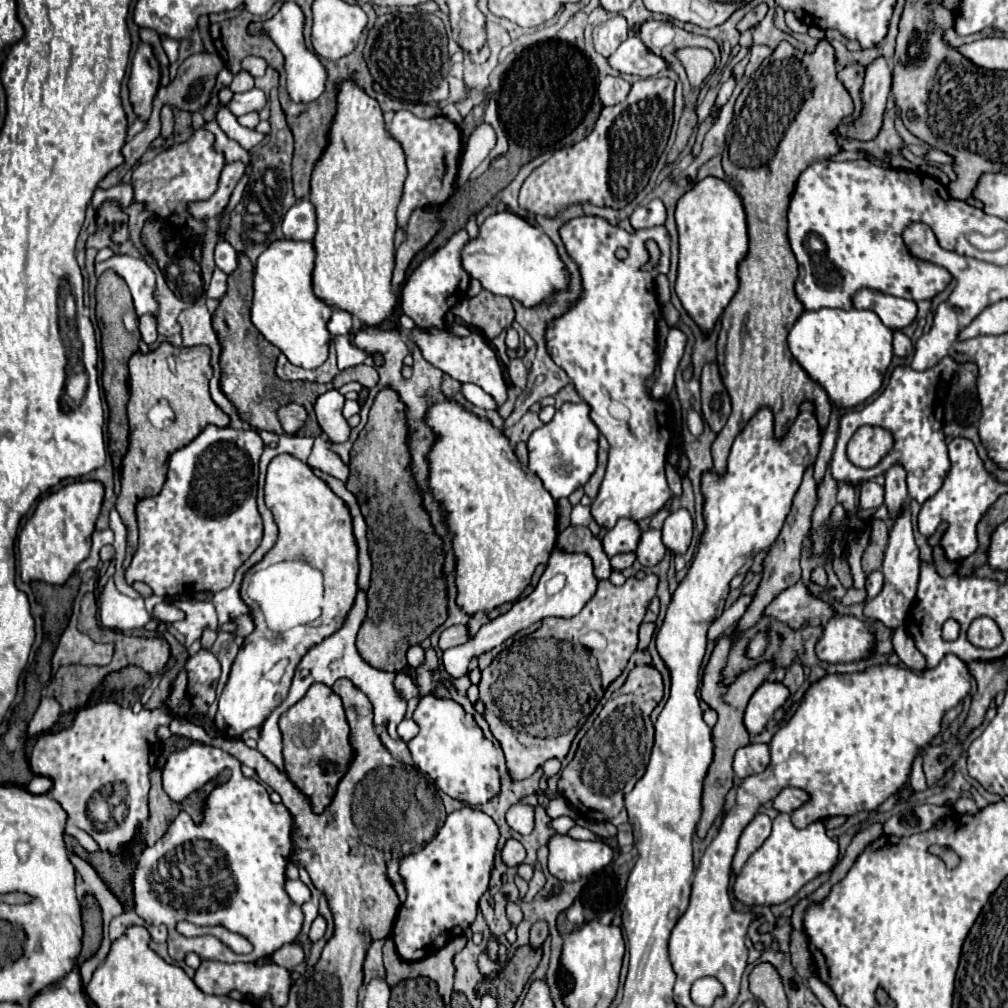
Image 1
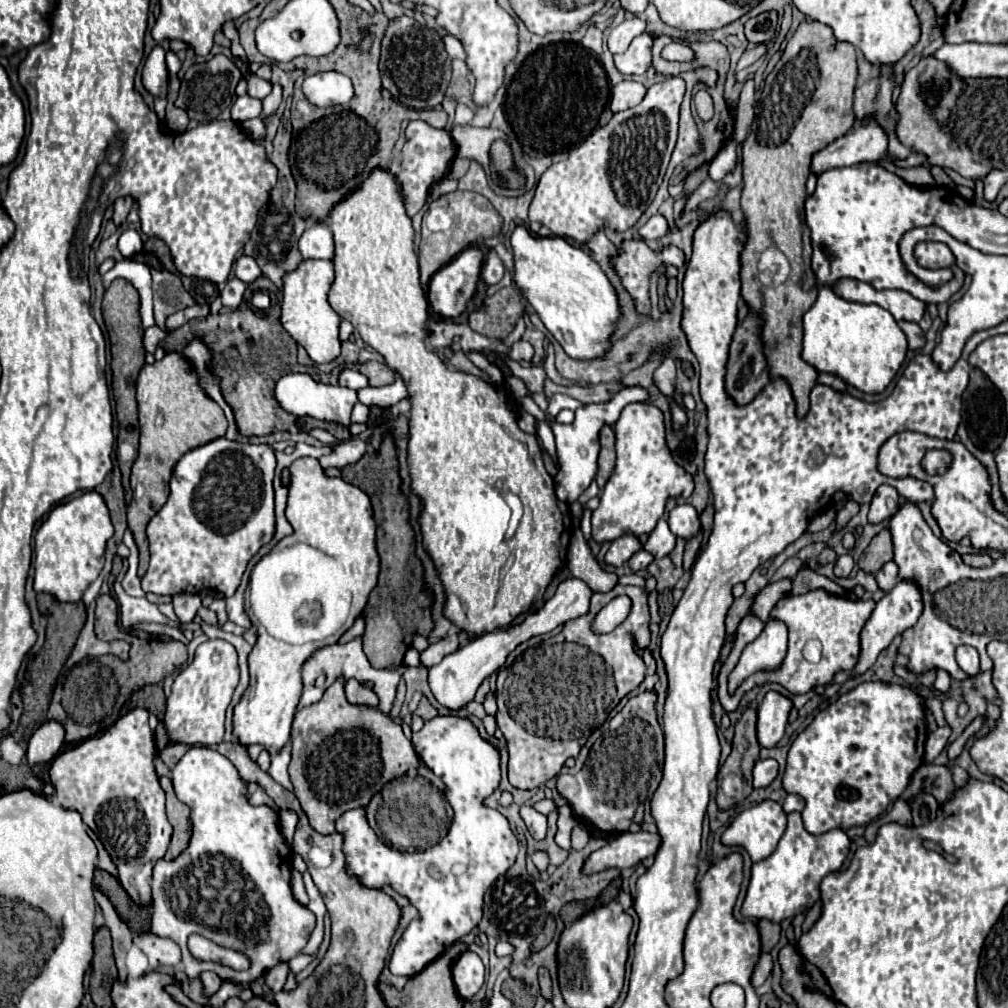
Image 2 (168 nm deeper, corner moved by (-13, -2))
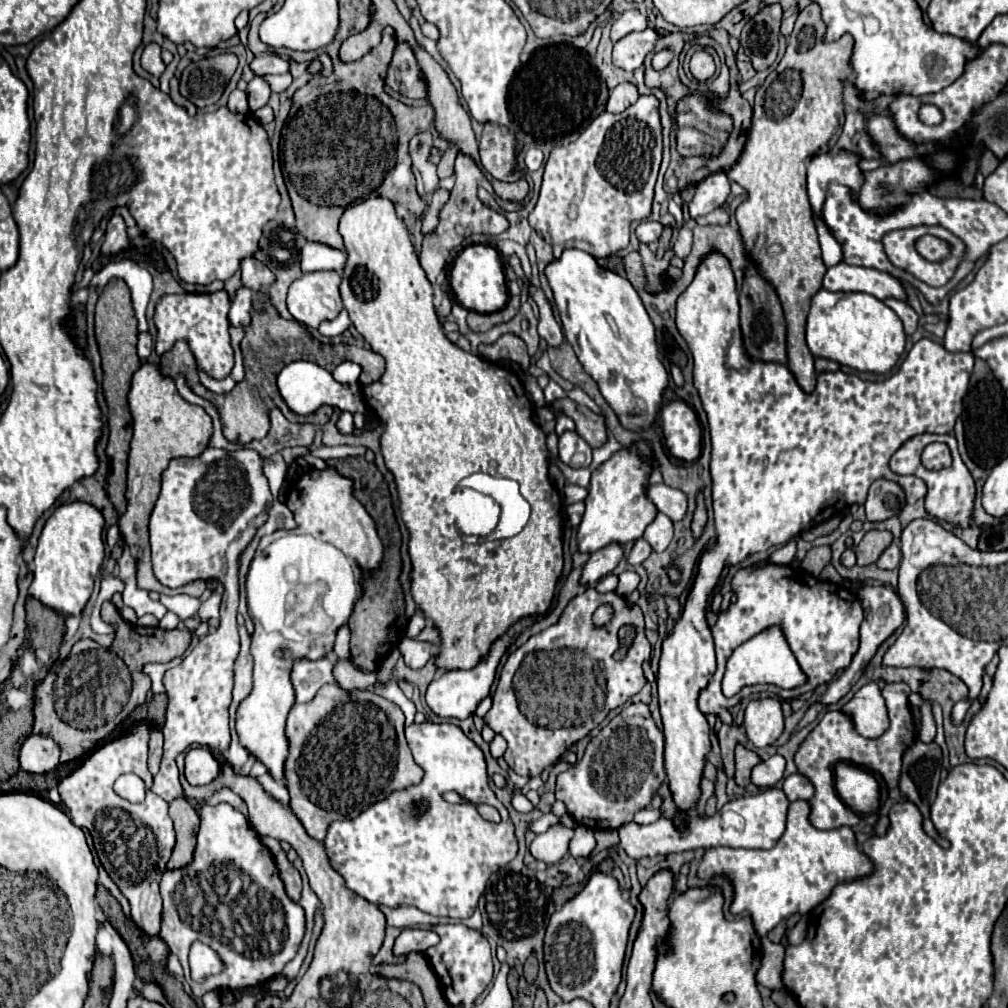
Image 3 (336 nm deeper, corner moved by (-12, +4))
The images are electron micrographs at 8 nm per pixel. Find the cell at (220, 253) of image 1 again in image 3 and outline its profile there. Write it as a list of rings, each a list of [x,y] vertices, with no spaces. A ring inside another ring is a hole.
[[[244,258],[240,262],[240,272],[242,272],[242,284],[250,290],[262,290],[270,286],[274,280],[272,272],[256,258]]]

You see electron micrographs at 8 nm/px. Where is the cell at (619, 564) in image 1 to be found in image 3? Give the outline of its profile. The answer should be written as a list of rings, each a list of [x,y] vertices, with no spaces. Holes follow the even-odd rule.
[[[638,538],[638,540],[636,540],[636,544],[632,546],[630,554],[628,554],[628,564],[632,564],[632,566],[642,564],[642,562],[650,556],[650,552],[652,552],[650,544],[648,544],[644,538]]]

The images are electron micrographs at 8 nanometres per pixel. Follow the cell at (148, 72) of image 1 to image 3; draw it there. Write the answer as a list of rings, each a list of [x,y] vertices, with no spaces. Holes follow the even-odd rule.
[[[148,44],[146,48],[144,48],[144,52],[142,52],[142,68],[146,70],[146,72],[150,72],[152,76],[156,76],[156,78],[160,78],[160,74],[164,72],[164,62],[162,62],[162,58],[160,58],[160,46],[158,44]]]

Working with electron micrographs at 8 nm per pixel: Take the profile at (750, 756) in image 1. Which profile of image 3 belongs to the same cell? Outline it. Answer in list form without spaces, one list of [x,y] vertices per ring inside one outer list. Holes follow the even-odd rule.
[[[780,754],[762,760],[752,770],[752,782],[760,788],[772,788],[784,776],[784,758]]]

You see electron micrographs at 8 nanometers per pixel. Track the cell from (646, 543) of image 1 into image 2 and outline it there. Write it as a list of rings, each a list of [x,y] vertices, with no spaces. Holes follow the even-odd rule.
[[[661,518],[657,522],[657,528],[649,534],[649,538],[643,544],[643,548],[647,552],[651,552],[655,558],[663,558],[663,556],[667,556],[675,548],[675,534],[669,530],[665,518]]]

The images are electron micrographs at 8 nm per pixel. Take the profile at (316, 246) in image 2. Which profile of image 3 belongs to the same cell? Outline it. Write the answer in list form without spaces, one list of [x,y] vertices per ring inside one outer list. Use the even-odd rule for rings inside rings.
[[[306,242],[300,256],[302,256],[302,272],[342,270],[344,268],[344,252],[328,244]]]

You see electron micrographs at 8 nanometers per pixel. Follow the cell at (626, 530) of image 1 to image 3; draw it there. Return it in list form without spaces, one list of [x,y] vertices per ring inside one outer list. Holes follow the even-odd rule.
[[[616,542],[600,548],[598,552],[594,552],[590,556],[590,560],[584,564],[584,574],[582,574],[582,584],[586,582],[598,582],[600,578],[604,578],[606,574],[610,574],[618,562],[622,560],[624,556],[624,548]]]

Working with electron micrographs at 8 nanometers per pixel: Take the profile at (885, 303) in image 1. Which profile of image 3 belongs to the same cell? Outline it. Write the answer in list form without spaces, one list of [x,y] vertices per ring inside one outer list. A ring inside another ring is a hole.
[[[836,264],[826,270],[824,288],[832,292],[866,292],[876,296],[878,300],[896,298],[906,300],[906,290],[902,282],[888,272],[880,272],[874,268],[852,266],[852,264]]]

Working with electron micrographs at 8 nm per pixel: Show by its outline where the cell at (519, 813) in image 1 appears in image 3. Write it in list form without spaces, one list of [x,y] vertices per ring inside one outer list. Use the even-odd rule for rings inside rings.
[[[516,792],[516,794],[514,794],[512,806],[514,806],[514,810],[518,810],[518,812],[532,812],[532,810],[534,810],[534,806],[530,804],[530,800],[528,800],[522,792]]]

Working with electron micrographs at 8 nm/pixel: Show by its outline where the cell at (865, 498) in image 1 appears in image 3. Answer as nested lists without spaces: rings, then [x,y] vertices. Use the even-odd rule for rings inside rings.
[[[874,480],[866,500],[866,518],[870,522],[884,522],[892,516],[898,516],[904,506],[904,492],[896,482]]]

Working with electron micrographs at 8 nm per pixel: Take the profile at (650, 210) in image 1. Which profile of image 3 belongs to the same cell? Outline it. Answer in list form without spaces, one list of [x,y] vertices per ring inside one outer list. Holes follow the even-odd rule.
[[[644,220],[644,222],[636,228],[636,236],[638,236],[638,240],[640,240],[640,242],[650,244],[650,242],[654,242],[654,240],[658,240],[658,238],[660,238],[662,230],[664,230],[664,226],[662,226],[660,222]]]

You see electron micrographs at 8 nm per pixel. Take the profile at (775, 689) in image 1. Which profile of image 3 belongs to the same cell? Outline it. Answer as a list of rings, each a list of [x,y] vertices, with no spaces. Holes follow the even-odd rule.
[[[758,698],[746,706],[744,712],[748,740],[758,746],[770,746],[784,730],[784,716],[778,698]]]

